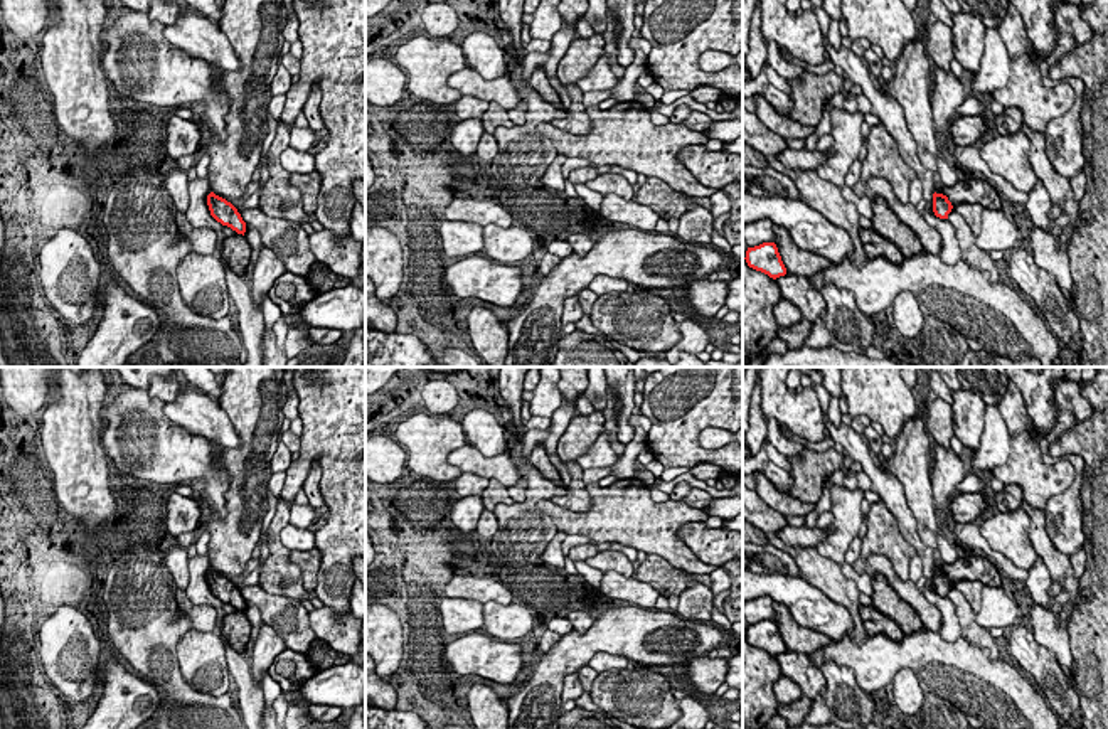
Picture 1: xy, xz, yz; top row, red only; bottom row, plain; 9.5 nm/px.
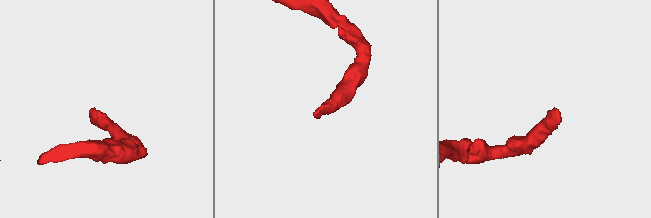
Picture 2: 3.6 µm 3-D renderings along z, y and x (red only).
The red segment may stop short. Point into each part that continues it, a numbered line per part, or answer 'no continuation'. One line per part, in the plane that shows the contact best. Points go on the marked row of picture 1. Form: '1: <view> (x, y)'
1: yz (975, 191)

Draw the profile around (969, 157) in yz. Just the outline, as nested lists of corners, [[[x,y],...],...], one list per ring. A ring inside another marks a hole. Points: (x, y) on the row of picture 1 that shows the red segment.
[[[973,145],[970,146],[953,146],[951,150],[951,163],[965,167],[968,170],[982,172],[988,182],[992,182],[1000,195],[1005,195],[1014,204],[1025,205],[1027,194],[1017,190],[1010,182],[990,172],[988,165],[982,160],[980,150]]]

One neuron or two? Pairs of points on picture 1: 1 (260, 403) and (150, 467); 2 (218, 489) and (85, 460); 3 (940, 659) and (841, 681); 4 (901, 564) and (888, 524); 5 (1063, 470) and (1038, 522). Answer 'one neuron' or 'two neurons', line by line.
1: two neurons
2: two neurons
3: two neurons
4: one neuron
5: two neurons

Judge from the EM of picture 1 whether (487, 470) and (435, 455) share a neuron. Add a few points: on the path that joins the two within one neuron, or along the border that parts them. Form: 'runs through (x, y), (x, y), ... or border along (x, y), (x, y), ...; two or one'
runs through (474, 462), (448, 462); one

